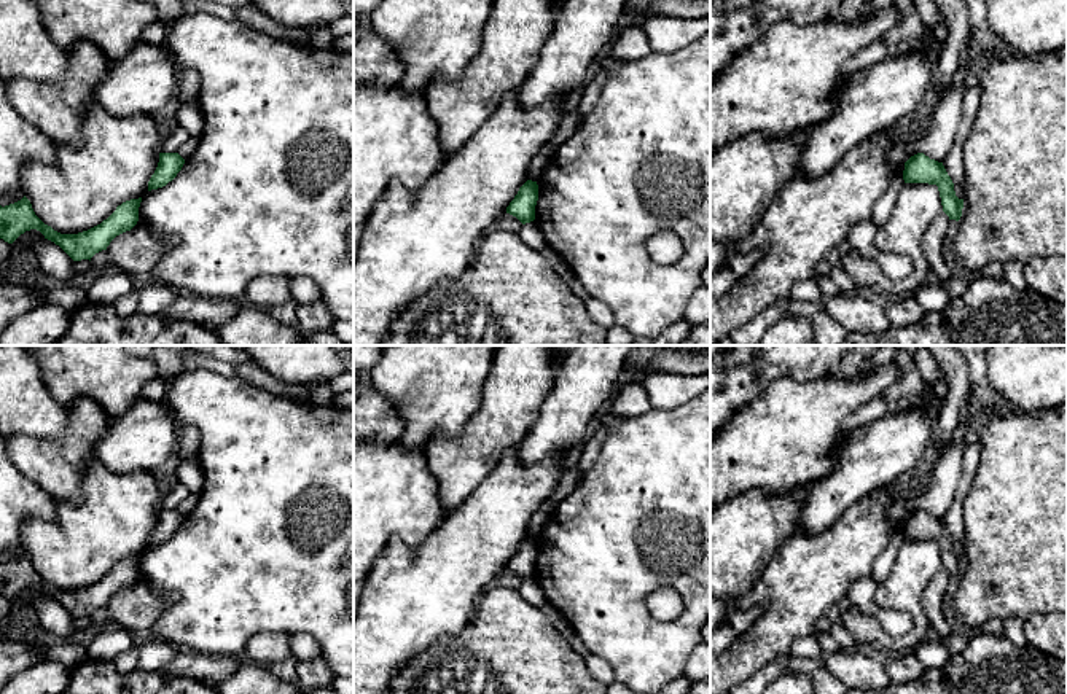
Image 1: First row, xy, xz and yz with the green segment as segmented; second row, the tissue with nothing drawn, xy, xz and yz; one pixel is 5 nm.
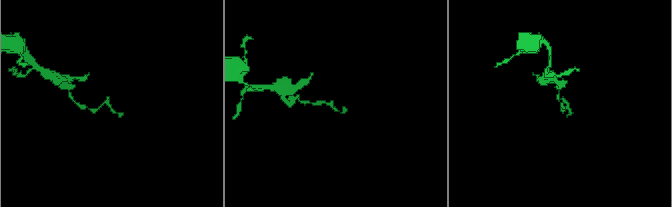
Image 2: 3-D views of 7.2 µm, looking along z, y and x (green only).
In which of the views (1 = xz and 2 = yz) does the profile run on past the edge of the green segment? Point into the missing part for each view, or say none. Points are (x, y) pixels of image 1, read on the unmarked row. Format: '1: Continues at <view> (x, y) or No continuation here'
1: No continuation here
2: No continuation here

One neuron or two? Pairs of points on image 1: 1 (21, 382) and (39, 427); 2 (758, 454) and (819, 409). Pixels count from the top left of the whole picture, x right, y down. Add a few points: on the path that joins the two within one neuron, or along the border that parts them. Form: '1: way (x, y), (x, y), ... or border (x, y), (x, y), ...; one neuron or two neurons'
1: way (21, 393), (21, 400), (37, 416); one neuron
2: way (773, 444), (781, 441), (805, 417); one neuron

